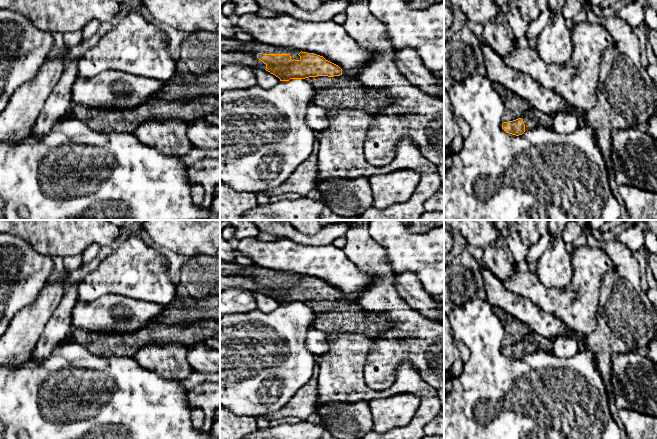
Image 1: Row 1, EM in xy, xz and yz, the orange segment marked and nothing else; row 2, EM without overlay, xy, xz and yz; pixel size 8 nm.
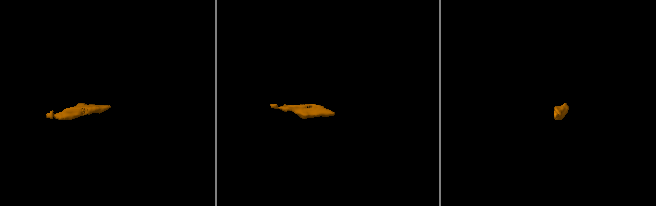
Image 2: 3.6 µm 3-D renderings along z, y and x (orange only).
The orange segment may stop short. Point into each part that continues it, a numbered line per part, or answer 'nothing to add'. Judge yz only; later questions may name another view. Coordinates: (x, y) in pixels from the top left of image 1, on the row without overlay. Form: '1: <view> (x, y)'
1: yz (532, 342)

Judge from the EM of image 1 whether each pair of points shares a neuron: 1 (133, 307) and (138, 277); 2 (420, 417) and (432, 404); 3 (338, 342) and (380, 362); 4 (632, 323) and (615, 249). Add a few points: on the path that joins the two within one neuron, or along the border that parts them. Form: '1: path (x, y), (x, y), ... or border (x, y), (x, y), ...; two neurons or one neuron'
1: border (112, 293), (152, 301), (158, 304); two neurons
2: path (423, 414), (430, 407); one neuron
3: border (373, 338), (373, 344), (364, 365), (363, 378); two neurons
4: path (625, 305), (625, 267); one neuron

